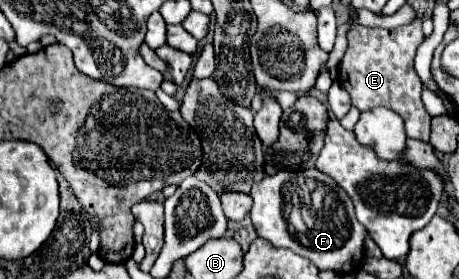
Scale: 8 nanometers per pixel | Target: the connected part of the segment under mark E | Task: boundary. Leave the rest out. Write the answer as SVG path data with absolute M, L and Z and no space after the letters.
M420 19L396 29L370 29L354 23L348 29L348 49L340 61L338 79L340 85L350 93L352 105L361 109L361 112L379 106L388 107L403 118L408 138L428 142L430 115L420 101L422 81L414 69L414 55L422 41L424 33Z

